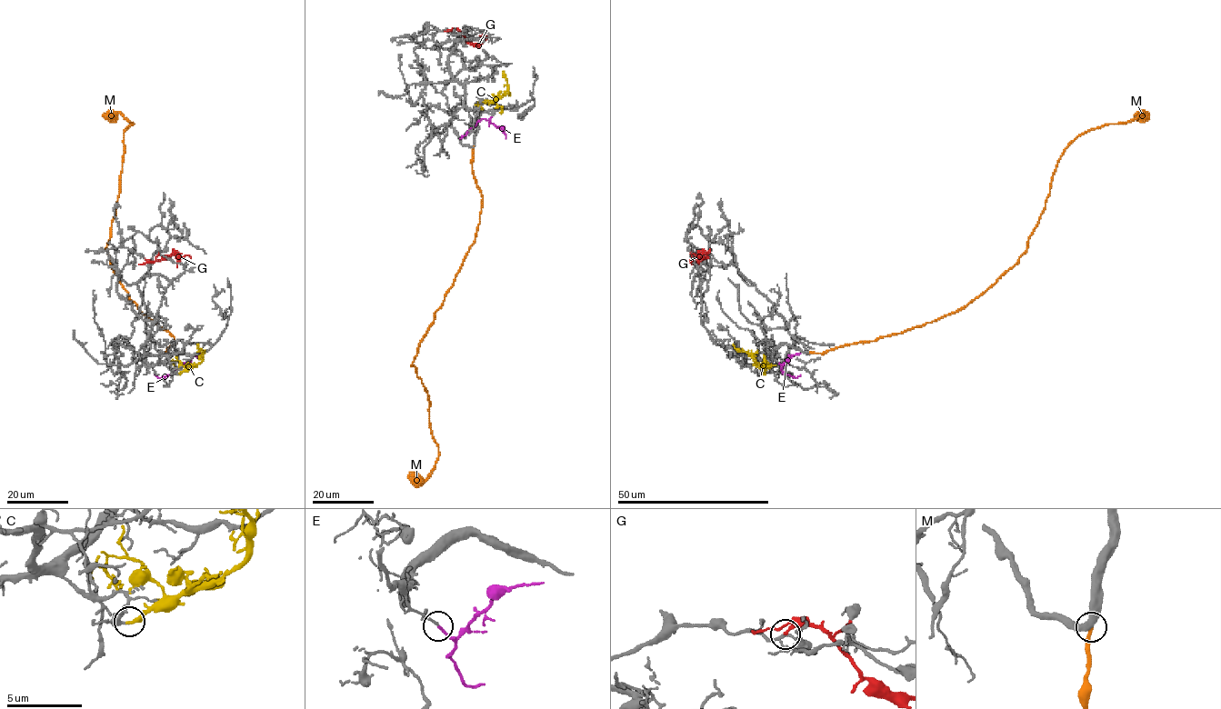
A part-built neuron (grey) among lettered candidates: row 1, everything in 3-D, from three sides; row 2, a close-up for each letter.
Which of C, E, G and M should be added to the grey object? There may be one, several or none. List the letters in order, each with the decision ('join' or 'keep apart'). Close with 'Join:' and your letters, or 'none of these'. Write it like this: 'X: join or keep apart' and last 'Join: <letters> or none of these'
C: keep apart
E: join
G: keep apart
M: join
Join: E, M

